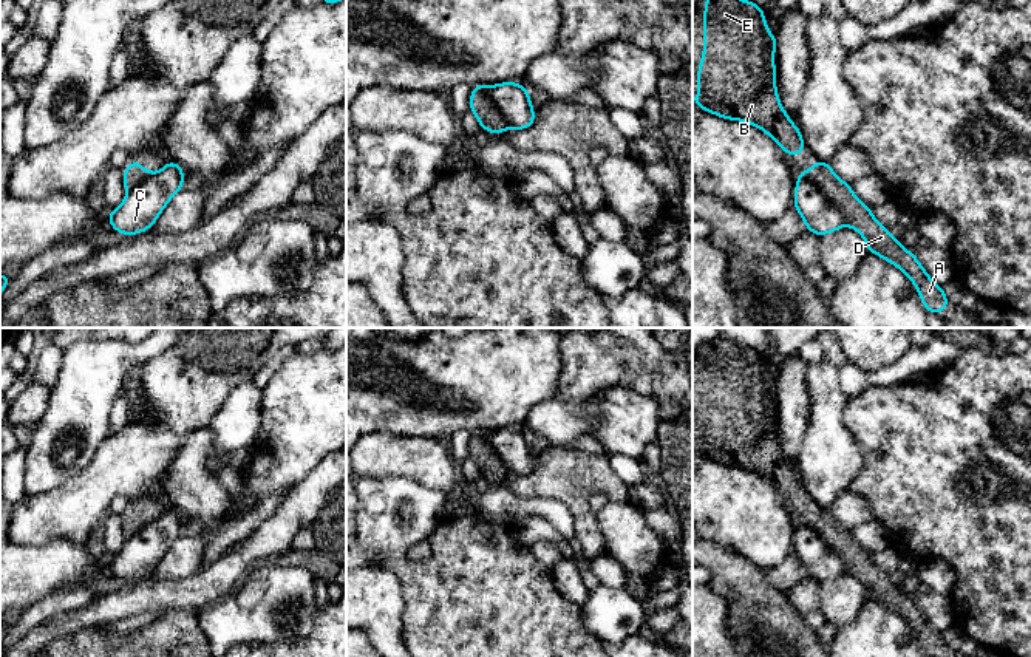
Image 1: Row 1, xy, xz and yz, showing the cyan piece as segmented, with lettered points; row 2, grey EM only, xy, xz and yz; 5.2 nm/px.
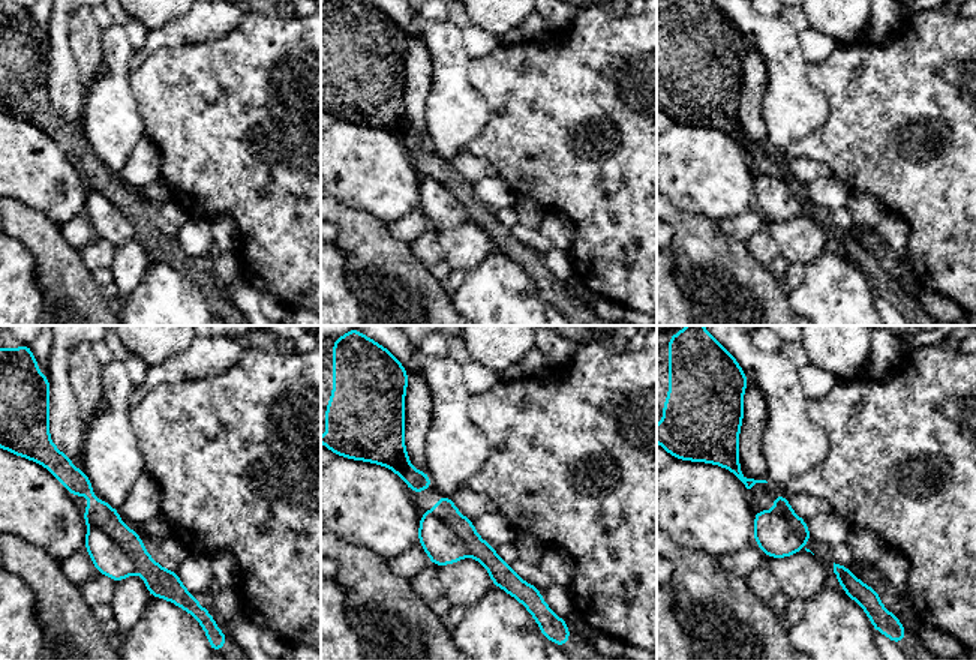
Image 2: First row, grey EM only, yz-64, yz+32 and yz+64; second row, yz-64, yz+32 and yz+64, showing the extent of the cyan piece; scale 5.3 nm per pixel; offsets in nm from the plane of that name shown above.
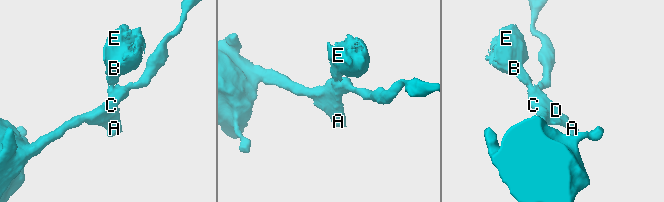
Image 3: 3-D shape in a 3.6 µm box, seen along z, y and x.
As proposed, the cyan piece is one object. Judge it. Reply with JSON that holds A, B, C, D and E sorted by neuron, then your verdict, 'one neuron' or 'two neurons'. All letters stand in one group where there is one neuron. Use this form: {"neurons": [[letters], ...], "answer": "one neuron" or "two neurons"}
{"neurons": [["A", "B", "D", "E"], ["C"]], "answer": "two neurons"}

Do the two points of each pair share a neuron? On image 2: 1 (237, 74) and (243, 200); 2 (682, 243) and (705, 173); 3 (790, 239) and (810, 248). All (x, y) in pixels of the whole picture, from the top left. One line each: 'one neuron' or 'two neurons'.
1: one neuron
2: two neurons
3: one neuron

